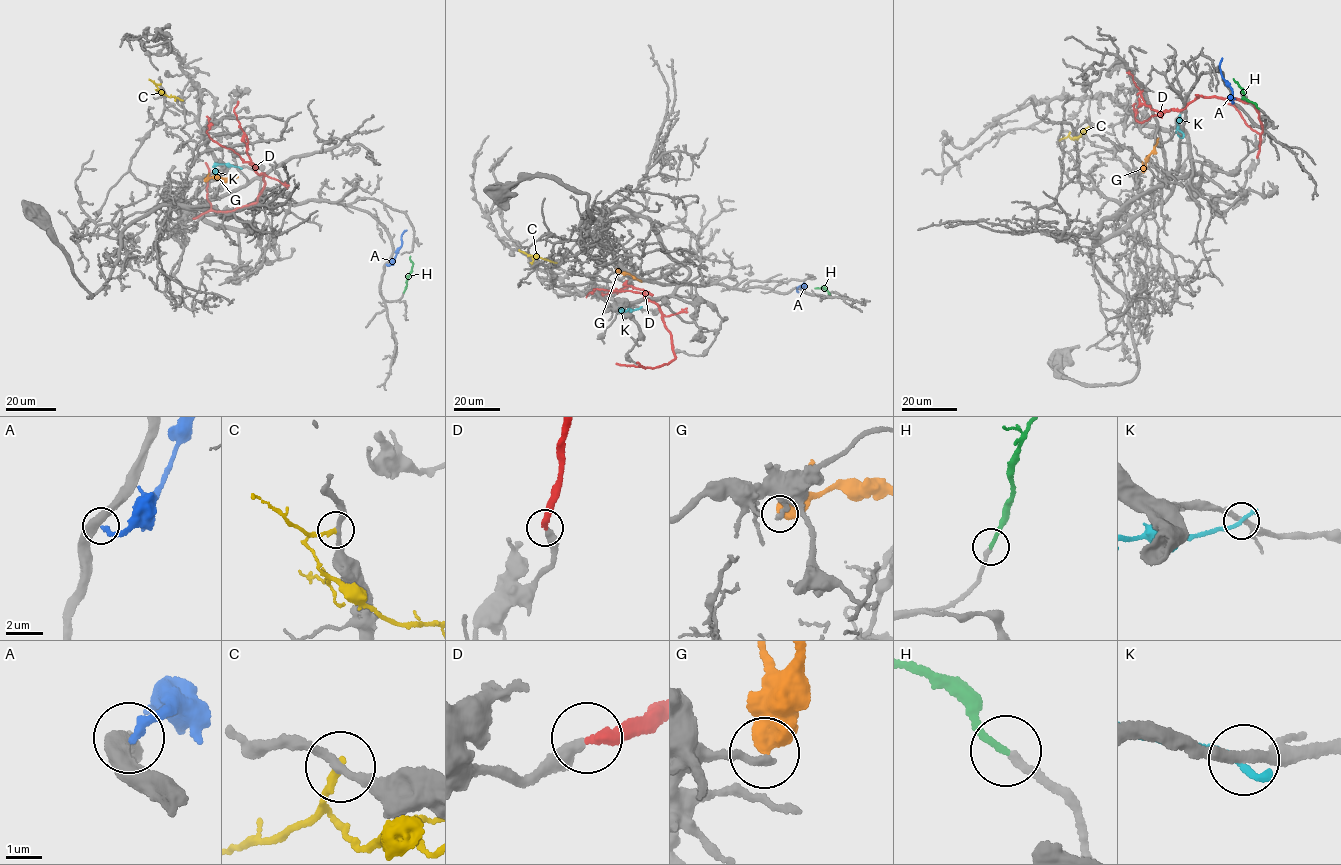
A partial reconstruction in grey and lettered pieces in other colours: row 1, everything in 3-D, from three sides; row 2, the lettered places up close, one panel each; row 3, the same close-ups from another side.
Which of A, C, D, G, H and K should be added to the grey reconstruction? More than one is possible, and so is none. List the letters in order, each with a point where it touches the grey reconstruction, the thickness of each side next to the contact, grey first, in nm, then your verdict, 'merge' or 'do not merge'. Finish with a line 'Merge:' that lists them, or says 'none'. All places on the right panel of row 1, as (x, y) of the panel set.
A: (1233, 102) | 460/240 nm | do not merge
C: (1070, 132) | 240/240 nm | do not merge
D: (1257, 157) | 360/320 nm | do not merge
G: (1143, 172) | 260/600 nm | do not merge
H: (1258, 108) | 240/190 nm | merge
K: (1180, 115) | 280/260 nm | do not merge
Merge: H

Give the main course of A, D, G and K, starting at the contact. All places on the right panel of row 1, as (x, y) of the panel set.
A: (1233, 102), (1232, 90), (1220, 67), (1222, 57)
D: (1257, 158), (1263, 126), (1249, 102), (1198, 96), (1183, 109), (1165, 110), (1141, 123), (1135, 120), (1135, 103)
G: (1143, 172), (1157, 138)
K: (1180, 115), (1177, 125), (1183, 135), (1177, 134)

